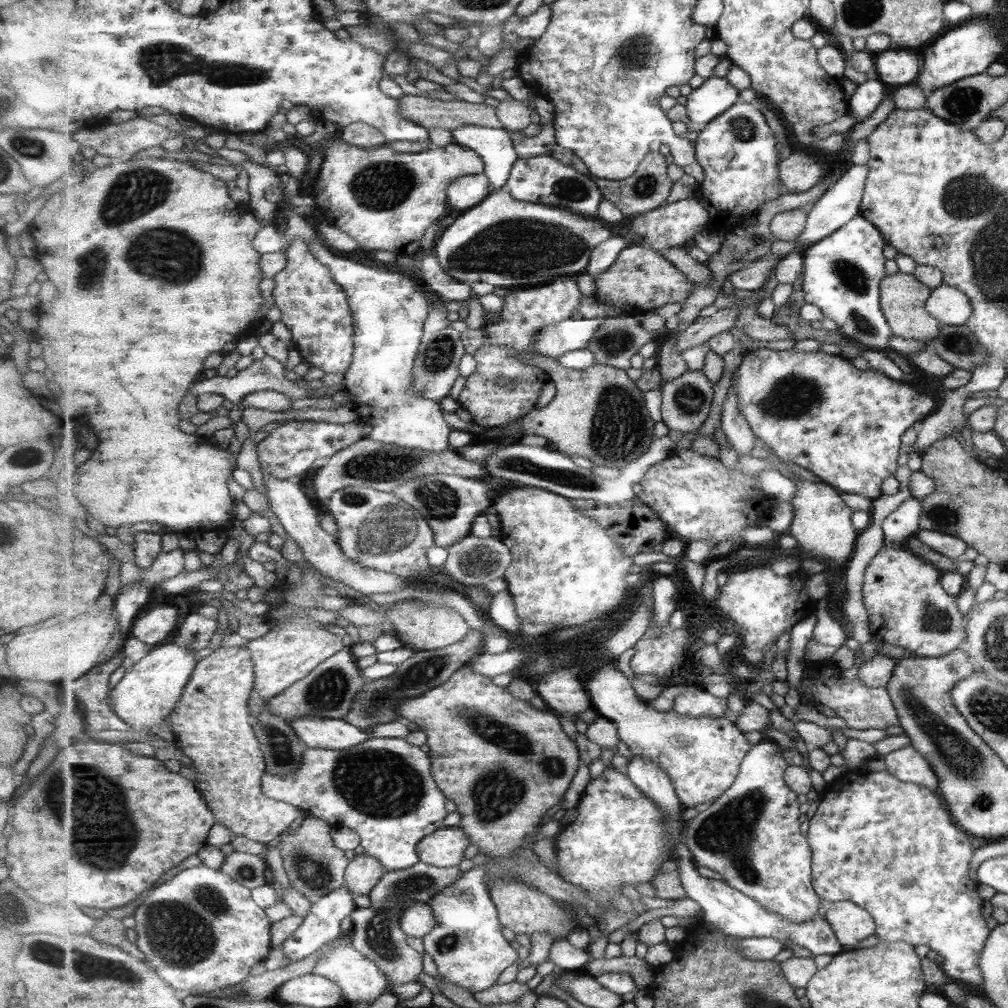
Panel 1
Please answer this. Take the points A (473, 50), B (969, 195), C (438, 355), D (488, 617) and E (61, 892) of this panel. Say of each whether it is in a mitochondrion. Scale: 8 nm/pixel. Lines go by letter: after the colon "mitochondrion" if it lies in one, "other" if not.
A: other
B: mitochondrion
C: mitochondrion
D: other
E: other

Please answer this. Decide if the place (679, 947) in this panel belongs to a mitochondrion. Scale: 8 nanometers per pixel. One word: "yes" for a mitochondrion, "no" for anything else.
no

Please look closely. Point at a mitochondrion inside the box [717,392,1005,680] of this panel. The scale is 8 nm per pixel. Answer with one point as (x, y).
(938, 514)

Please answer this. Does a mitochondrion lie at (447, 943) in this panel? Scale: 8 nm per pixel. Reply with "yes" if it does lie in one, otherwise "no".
yes

